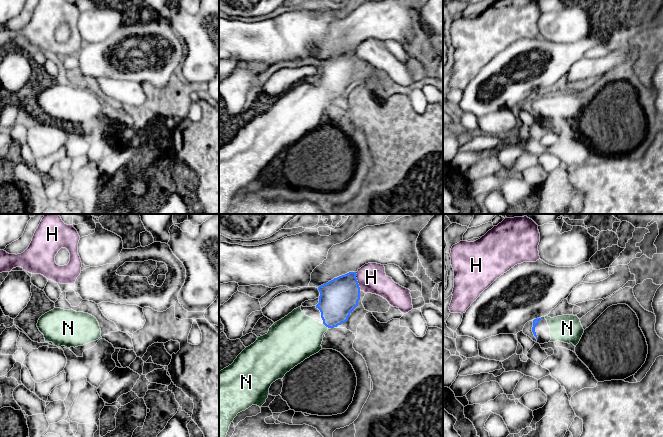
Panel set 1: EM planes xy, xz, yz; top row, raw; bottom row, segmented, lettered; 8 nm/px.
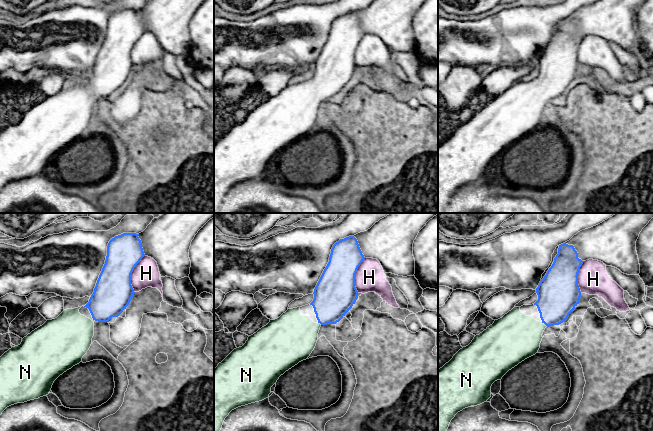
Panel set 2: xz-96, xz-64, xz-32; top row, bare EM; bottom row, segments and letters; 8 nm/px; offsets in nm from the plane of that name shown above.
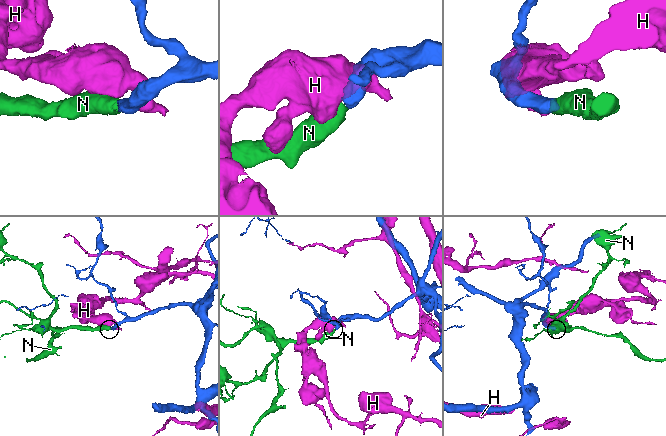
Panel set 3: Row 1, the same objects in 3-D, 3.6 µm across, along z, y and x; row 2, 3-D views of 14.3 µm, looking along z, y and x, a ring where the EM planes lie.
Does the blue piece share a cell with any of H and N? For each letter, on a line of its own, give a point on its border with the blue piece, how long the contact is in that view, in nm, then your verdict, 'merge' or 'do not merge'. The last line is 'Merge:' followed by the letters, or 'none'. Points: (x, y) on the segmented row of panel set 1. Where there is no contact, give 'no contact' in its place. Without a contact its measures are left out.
H: xz (357, 281) | 150 nm | do not merge
N: xz (326, 326) | 60 nm | merge
Merge: N

